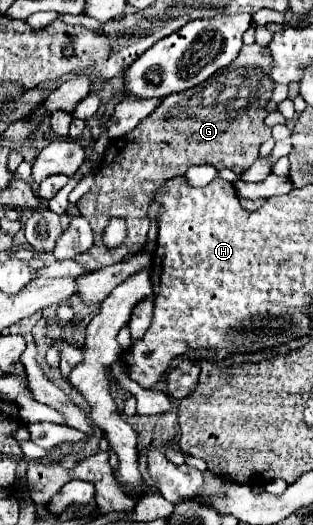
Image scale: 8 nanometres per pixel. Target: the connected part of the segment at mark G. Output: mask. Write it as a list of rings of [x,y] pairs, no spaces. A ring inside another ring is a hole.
[[[243,46],[231,66],[225,66],[219,74],[213,74],[199,86],[169,94],[137,128],[123,138],[111,140],[99,162],[93,192],[89,190],[77,202],[79,212],[89,220],[95,234],[93,246],[73,258],[77,264],[85,270],[97,270],[137,252],[147,242],[151,192],[167,178],[183,176],[195,164],[213,164],[219,170],[231,168],[237,174],[243,174],[257,160],[259,146],[271,138],[271,128],[263,122],[267,116],[263,108],[271,100],[273,88],[267,74],[269,64],[271,56],[265,54],[265,48],[249,50],[249,46]],[[111,216],[127,220],[127,238],[123,246],[107,250],[101,242],[101,234]]]

